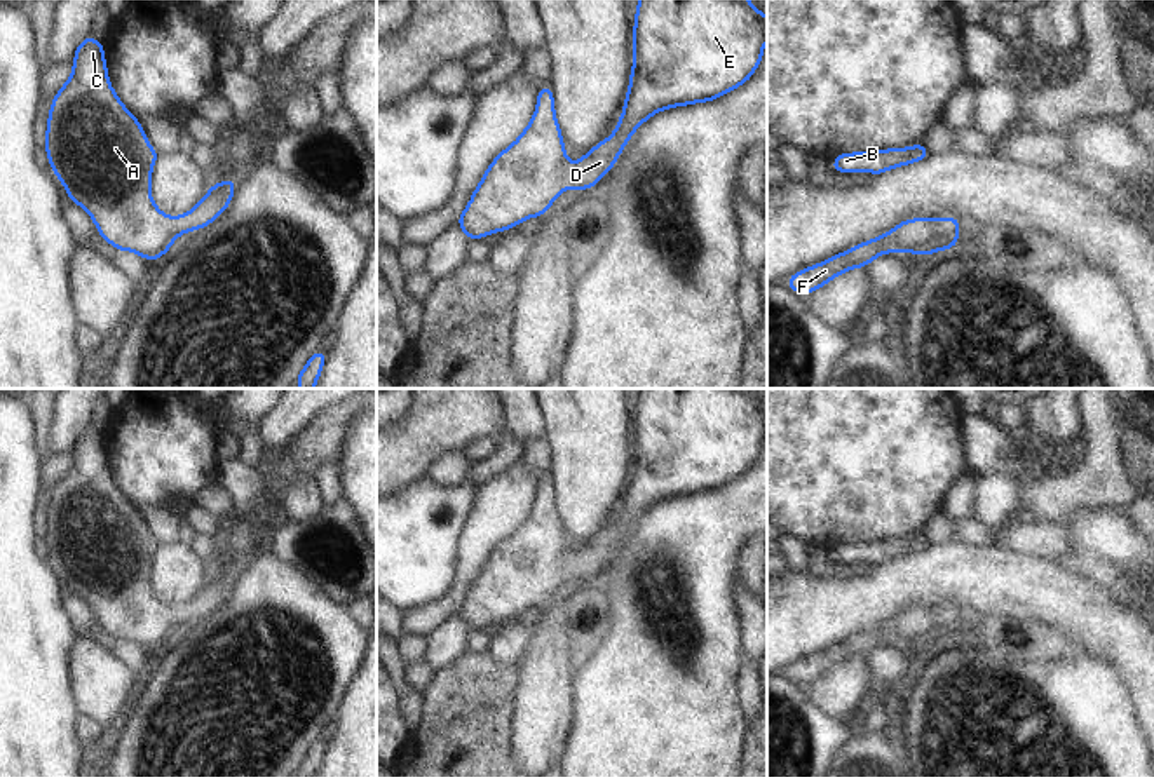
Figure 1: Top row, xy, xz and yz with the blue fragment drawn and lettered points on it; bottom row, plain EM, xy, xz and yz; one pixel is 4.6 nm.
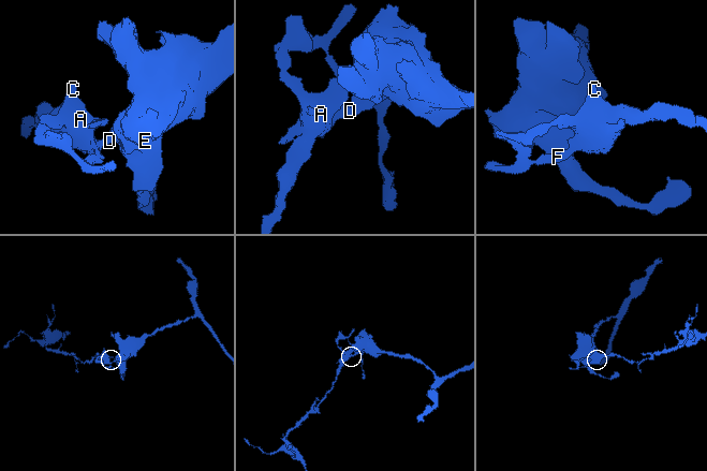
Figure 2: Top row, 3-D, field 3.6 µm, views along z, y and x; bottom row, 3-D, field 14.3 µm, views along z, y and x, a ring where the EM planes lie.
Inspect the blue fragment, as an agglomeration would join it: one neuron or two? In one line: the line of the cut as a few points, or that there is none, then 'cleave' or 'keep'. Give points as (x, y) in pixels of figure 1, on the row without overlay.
no cut; keep

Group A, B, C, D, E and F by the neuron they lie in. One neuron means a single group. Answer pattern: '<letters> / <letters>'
A B C D E F

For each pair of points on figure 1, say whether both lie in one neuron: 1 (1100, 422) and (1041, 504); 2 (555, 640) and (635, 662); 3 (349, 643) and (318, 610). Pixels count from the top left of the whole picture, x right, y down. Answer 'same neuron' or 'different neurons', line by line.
1: same neuron
2: different neurons
3: same neuron

